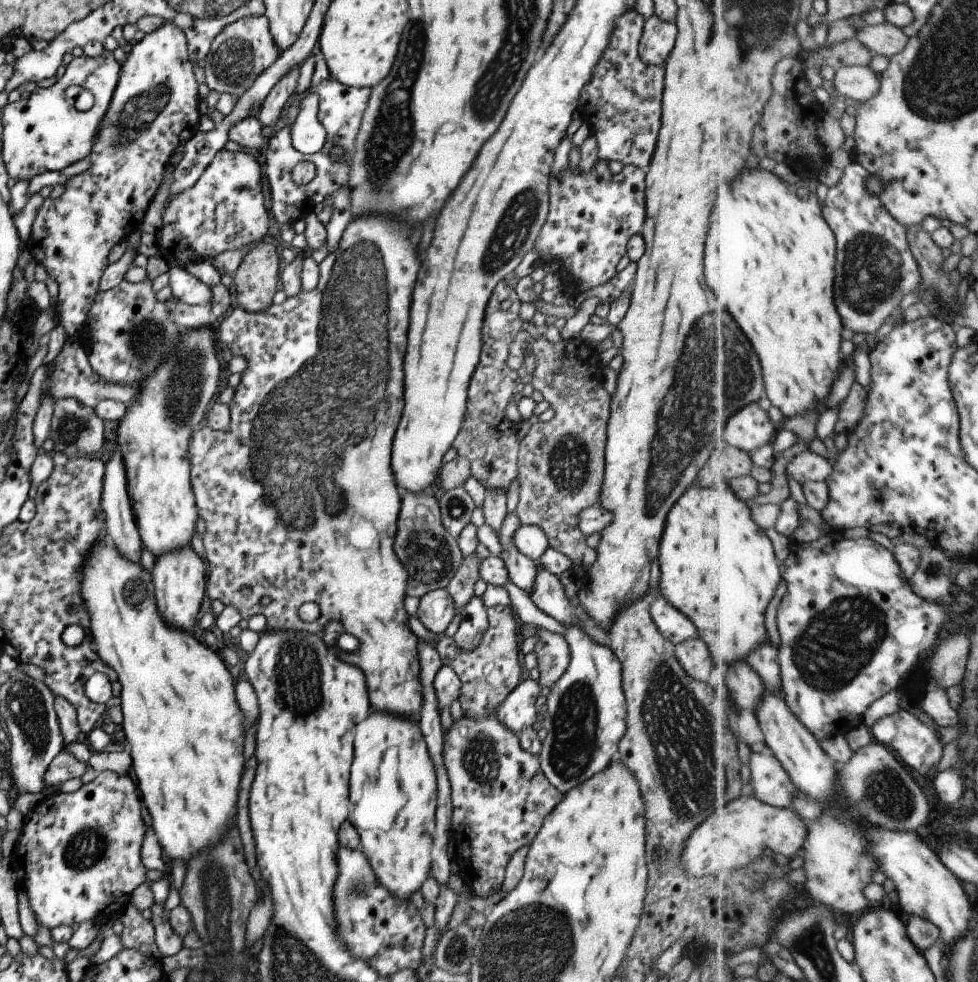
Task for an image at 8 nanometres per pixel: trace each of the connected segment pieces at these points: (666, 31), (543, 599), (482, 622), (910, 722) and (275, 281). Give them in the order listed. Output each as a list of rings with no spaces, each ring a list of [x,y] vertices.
[[[656,14],[646,18],[639,42],[639,55],[644,64],[663,66],[675,45],[675,22],[660,20]]]
[[[538,568],[534,590],[528,592],[536,608],[540,608],[544,614],[560,622],[560,624],[576,624],[586,630],[586,634],[604,646],[606,644],[606,634],[600,626],[590,620],[590,616],[584,612],[584,606],[577,598],[572,602],[568,600],[564,586],[560,579],[544,568]]]
[[[482,597],[471,598],[461,612],[461,622],[453,636],[456,648],[460,648],[462,652],[474,650],[482,642],[488,625],[487,608],[482,602]]]
[[[900,709],[896,714],[880,720],[872,728],[871,734],[875,740],[884,742],[886,746],[891,746],[892,750],[896,750],[904,758],[904,762],[908,762],[908,766],[912,766],[922,775],[932,774],[934,770],[937,770],[938,764],[944,760],[944,742],[938,730],[922,722],[920,716],[916,716],[910,709]]]
[[[258,241],[242,258],[233,276],[236,304],[246,312],[262,312],[279,291],[283,263],[274,244]]]

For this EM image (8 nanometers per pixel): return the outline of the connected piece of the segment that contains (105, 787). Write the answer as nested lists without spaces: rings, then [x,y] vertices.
[[[105,770],[75,792],[60,792],[40,800],[24,818],[22,838],[15,844],[11,859],[24,870],[24,884],[18,888],[27,895],[40,925],[50,930],[62,925],[115,919],[126,912],[132,892],[147,880],[147,869],[140,858],[145,834],[140,802],[140,792],[132,776],[118,776]]]

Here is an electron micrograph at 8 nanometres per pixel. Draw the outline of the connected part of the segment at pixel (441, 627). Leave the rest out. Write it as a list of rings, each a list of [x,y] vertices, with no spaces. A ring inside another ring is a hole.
[[[434,589],[419,598],[417,618],[427,630],[443,634],[454,618],[454,600],[446,589]]]

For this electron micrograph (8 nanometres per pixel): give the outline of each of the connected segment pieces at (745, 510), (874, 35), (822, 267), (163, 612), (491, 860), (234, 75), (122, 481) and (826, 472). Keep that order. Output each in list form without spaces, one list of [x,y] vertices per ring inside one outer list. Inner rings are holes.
[[[707,471],[684,492],[672,506],[661,536],[658,562],[660,567],[659,589],[667,600],[692,621],[711,654],[714,668],[729,668],[736,662],[746,662],[750,654],[768,642],[770,632],[766,626],[766,612],[782,584],[782,566],[774,550],[774,542],[766,529],[754,521],[752,503],[742,500],[731,482]]]
[[[888,20],[879,25],[864,26],[857,37],[872,50],[872,54],[888,58],[904,52],[911,39],[902,28]]]
[[[754,165],[754,170],[750,168],[740,182],[728,192],[726,202],[724,194],[718,194],[718,210],[712,212],[710,216],[710,228],[708,228],[708,238],[706,238],[706,254],[704,254],[704,272],[706,272],[706,282],[712,290],[714,296],[718,296],[718,302],[726,302],[730,306],[730,312],[736,314],[736,320],[740,320],[740,326],[744,326],[744,332],[756,342],[756,350],[764,362],[764,378],[766,378],[766,390],[768,390],[769,400],[774,406],[780,408],[784,418],[798,418],[800,414],[810,414],[810,412],[822,412],[826,409],[826,400],[832,399],[832,388],[836,385],[836,380],[841,374],[842,364],[844,364],[844,354],[842,354],[842,334],[844,334],[844,320],[840,316],[840,310],[836,306],[836,281],[838,278],[838,236],[828,218],[824,216],[824,203],[819,196],[820,181],[803,177],[801,182],[788,184],[772,171],[768,171]]]
[[[188,544],[180,550],[172,550],[155,558],[151,574],[156,606],[158,606],[158,614],[162,616],[162,620],[168,626],[192,632],[194,626],[197,627],[198,610],[206,596],[207,570],[202,556],[198,555]]]
[[[495,713],[488,718],[463,715],[459,720],[452,720],[452,723],[451,728],[446,730],[442,758],[451,788],[457,845],[455,857],[461,864],[461,872],[468,874],[468,880],[472,880],[468,888],[474,896],[484,898],[502,888],[510,858],[515,852],[531,844],[544,818],[556,808],[563,794],[548,782],[542,772],[539,756],[526,752],[520,746],[518,735],[506,728]]]
[[[267,16],[238,19],[226,25],[212,41],[205,58],[205,83],[218,93],[239,96],[244,94],[256,82],[256,78],[276,62],[277,58],[280,58],[280,52],[270,34]]]
[[[118,445],[113,448],[114,454],[111,455],[108,462],[105,464],[104,477],[103,477],[103,491],[101,496],[100,506],[104,510],[106,516],[106,528],[108,536],[114,544],[114,548],[128,560],[134,564],[140,563],[140,556],[143,549],[143,542],[141,541],[140,534],[136,528],[135,518],[132,512],[131,502],[128,496],[128,487],[126,484],[126,466],[122,460],[122,452]]]
[[[810,448],[808,452],[794,458],[794,462],[788,466],[790,476],[802,482],[802,485],[808,480],[829,481],[834,470],[835,466],[830,464],[830,460],[824,454],[814,452]]]

